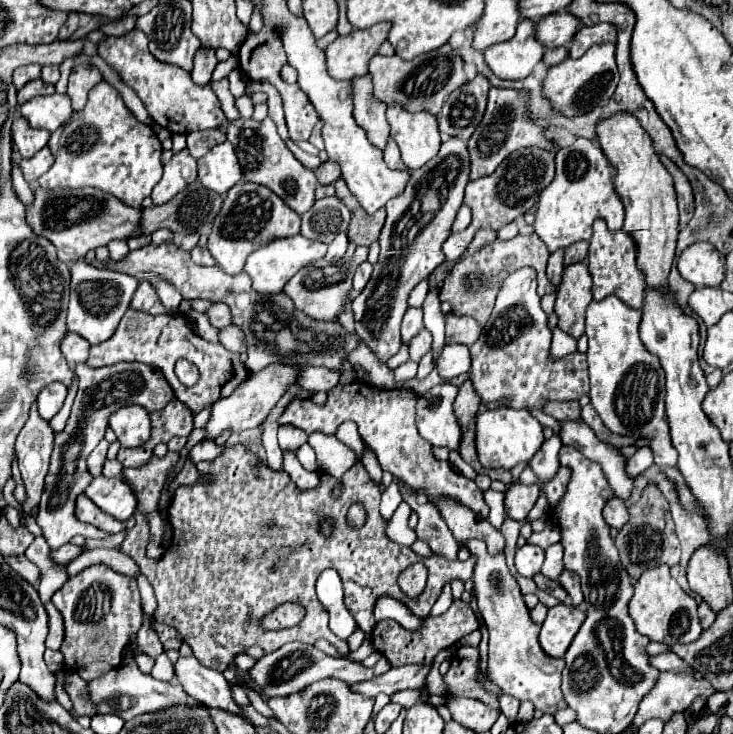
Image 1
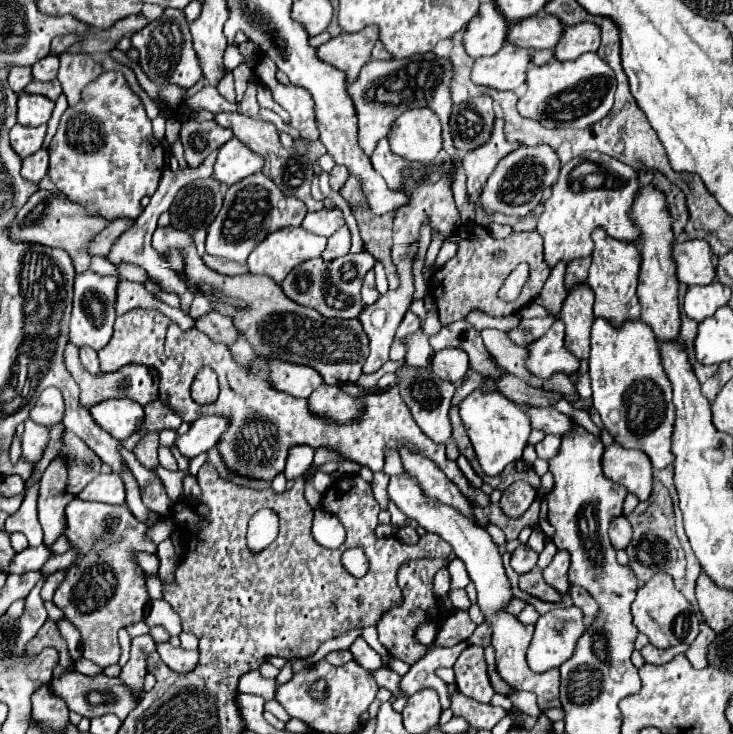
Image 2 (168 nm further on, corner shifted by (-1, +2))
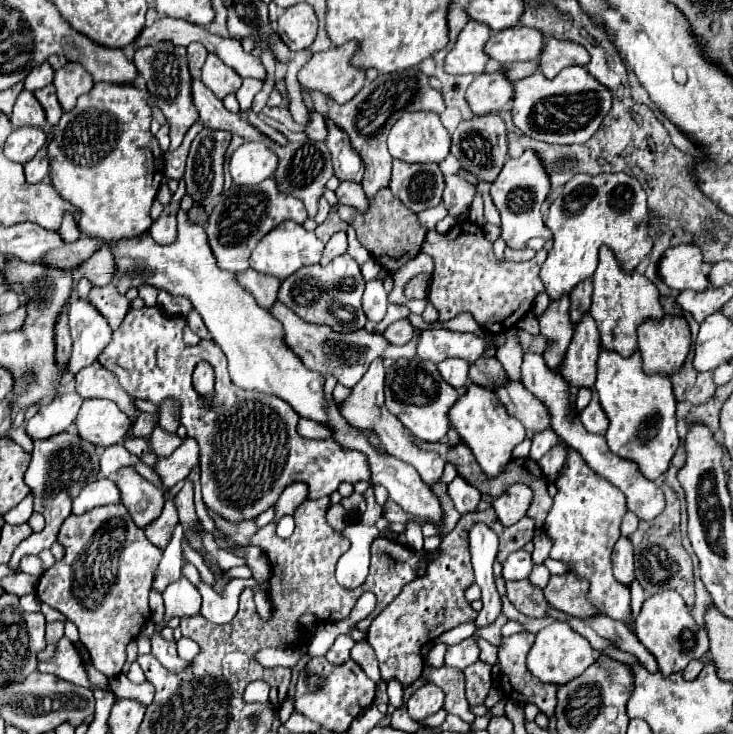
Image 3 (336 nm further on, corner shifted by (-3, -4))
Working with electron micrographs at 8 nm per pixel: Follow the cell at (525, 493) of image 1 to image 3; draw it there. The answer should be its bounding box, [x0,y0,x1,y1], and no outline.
[492,484,532,526]

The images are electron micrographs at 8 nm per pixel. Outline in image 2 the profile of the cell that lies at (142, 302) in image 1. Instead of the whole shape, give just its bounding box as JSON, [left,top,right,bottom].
[116,280,194,330]

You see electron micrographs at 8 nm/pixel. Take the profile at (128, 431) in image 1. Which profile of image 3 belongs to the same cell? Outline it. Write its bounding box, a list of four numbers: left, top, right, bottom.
[74,400,130,448]

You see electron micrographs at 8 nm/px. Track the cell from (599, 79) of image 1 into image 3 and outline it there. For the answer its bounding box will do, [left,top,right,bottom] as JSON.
[512,66,612,144]

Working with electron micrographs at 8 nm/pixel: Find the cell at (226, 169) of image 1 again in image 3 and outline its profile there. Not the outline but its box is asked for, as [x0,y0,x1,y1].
[230,142,278,184]

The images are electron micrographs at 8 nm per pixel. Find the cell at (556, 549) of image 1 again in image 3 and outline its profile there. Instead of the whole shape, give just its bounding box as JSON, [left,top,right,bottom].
[544,572,602,620]

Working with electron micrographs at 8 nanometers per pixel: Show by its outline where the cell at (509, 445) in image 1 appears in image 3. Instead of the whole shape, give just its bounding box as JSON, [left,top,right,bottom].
[448,384,526,476]

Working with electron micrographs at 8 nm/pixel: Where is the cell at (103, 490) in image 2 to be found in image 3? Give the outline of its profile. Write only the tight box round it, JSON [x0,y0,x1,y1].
[72,478,120,514]

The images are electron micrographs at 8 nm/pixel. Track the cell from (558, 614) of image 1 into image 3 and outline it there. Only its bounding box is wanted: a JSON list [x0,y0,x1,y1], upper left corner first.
[528,622,596,686]

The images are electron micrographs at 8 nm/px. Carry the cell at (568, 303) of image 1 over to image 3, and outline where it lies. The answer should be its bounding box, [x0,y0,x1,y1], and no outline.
[562,314,600,388]

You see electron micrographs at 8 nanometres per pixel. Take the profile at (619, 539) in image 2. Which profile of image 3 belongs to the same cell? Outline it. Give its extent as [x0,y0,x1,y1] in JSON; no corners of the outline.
[612,538,634,586]

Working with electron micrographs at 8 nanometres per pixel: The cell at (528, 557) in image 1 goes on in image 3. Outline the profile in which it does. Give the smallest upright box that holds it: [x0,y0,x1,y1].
[502,550,532,580]

